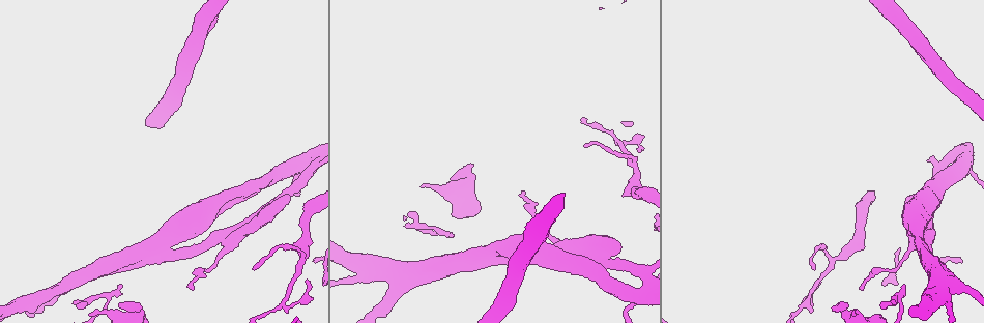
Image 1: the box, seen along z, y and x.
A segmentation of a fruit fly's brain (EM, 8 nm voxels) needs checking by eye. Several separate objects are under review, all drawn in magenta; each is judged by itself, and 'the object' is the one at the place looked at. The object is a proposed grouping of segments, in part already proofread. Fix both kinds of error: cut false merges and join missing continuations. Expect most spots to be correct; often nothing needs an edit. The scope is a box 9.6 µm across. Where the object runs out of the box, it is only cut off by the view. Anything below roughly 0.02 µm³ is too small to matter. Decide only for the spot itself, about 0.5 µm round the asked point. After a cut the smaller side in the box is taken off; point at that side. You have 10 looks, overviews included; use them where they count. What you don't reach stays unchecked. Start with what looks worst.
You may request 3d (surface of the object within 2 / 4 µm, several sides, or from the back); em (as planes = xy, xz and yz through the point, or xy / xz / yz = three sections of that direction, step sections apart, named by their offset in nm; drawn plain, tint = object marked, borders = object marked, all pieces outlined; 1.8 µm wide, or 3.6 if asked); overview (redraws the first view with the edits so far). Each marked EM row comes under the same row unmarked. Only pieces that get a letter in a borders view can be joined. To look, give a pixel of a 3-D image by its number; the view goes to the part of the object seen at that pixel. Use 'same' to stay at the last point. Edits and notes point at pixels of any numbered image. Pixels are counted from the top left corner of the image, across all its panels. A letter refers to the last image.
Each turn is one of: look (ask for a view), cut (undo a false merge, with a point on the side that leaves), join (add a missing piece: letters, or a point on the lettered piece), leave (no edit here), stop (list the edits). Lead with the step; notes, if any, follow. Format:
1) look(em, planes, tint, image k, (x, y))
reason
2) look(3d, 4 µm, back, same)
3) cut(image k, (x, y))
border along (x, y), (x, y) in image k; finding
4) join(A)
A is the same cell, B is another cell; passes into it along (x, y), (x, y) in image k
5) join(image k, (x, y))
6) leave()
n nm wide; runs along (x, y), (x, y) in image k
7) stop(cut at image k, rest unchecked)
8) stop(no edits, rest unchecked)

look(em, xz, step 4, tint, image 1, (121, 304))
an open end

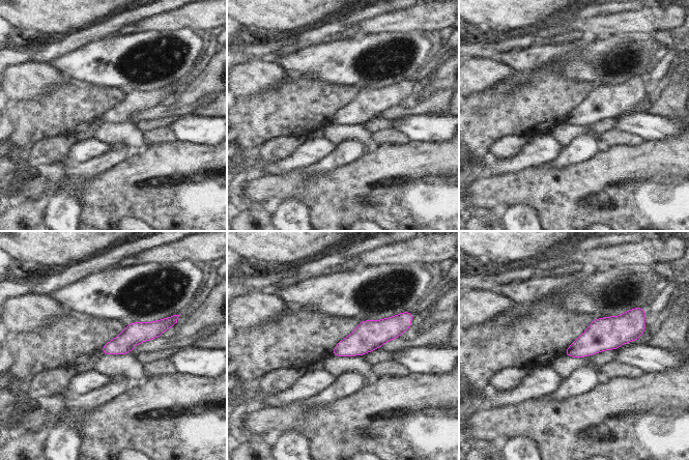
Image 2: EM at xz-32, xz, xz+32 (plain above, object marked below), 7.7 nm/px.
look(em, xz, step 4, borders, same)
see the neighbours

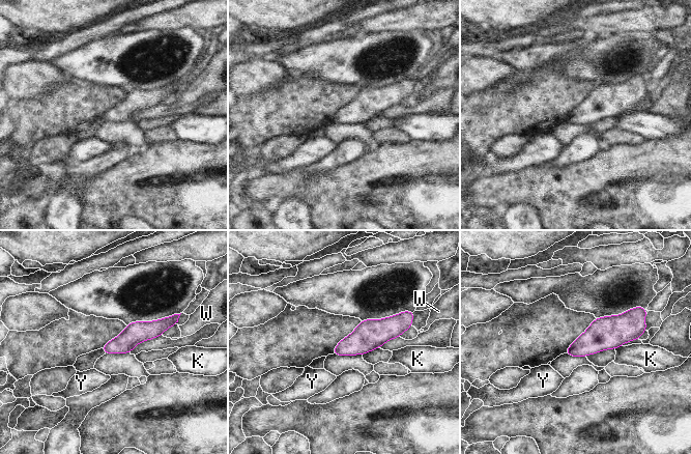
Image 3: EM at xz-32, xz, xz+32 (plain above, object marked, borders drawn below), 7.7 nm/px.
leave()
K, W and Y are other cells; no lettered piece goes on from it

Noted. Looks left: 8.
look(em, yz, step 8, borders, image 1, (312, 158))
abrupt turn

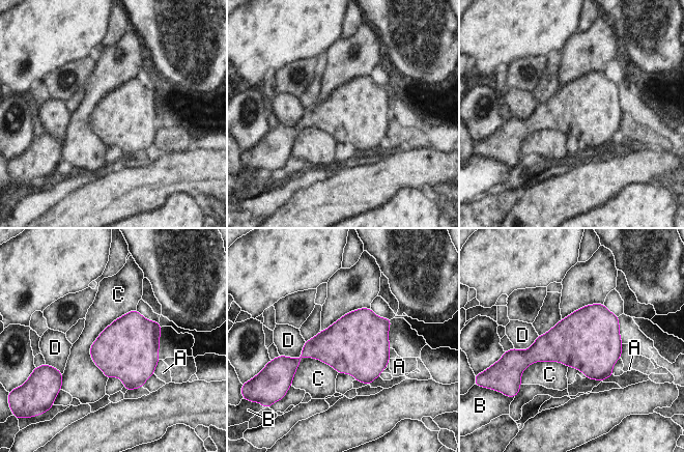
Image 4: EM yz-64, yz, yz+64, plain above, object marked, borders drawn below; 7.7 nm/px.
leave()
460 nm wide; A, B, C and D are other cells; border along (136, 308), (89, 348), (107, 378) in image 4; one cell here

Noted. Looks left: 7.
look(em, planes, tint, image 1, (925, 233))
looks like a crossing

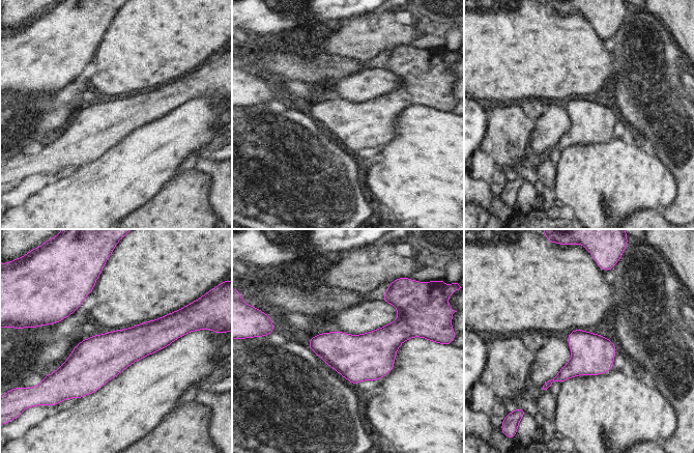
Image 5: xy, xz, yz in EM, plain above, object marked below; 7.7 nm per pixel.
look(em, planes, borders, same)

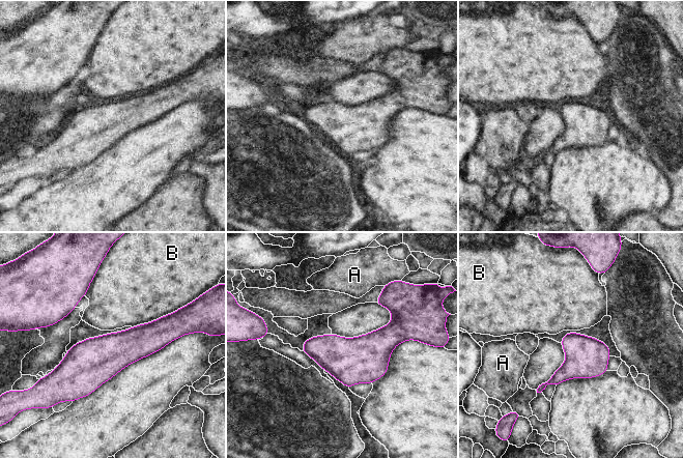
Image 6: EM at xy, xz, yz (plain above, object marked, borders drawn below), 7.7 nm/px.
leave()
A and B are other cells; runs along (171, 337), (54, 374) in image 6; all the same cell

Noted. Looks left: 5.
look(3d, 4 µm, back, image 1, (278, 195))
touches itself

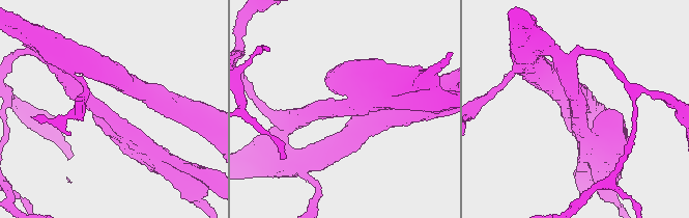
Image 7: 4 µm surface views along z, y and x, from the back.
look(em, 3.6 µm, planes, borders, image 7, (577, 116))

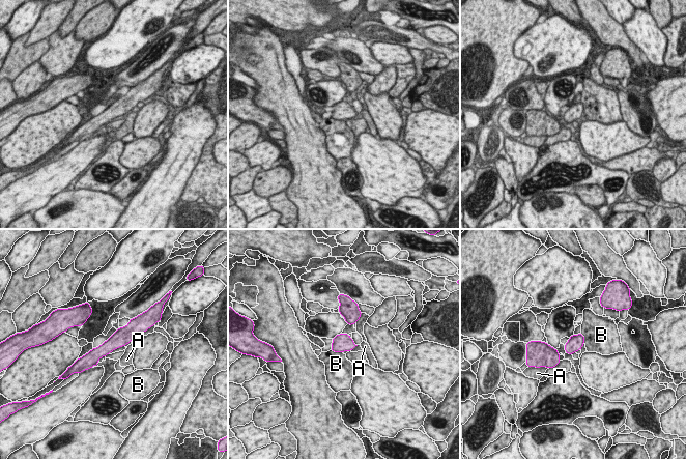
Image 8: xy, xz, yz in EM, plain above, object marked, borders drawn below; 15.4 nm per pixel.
leave()
B touches over 200 nm; A and B are other cells; all the same cell

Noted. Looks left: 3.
stop(no edits, rest unchecked)

